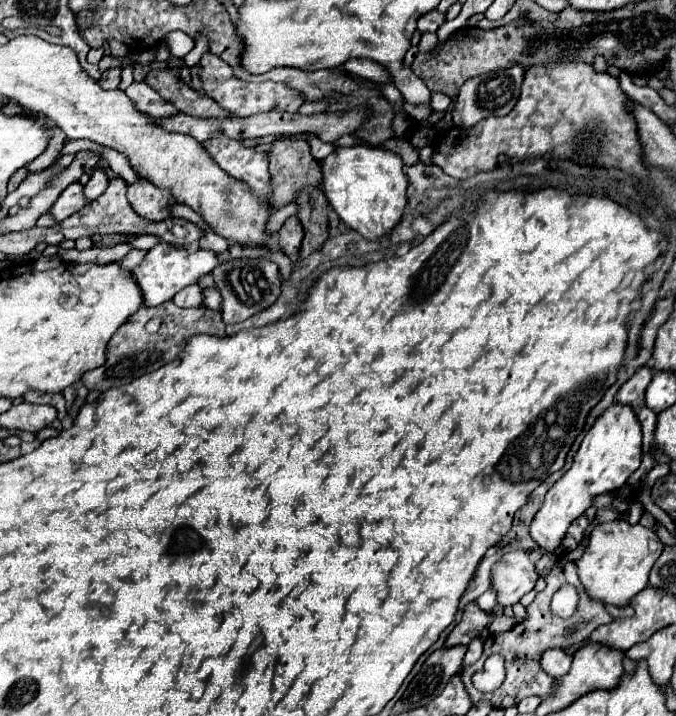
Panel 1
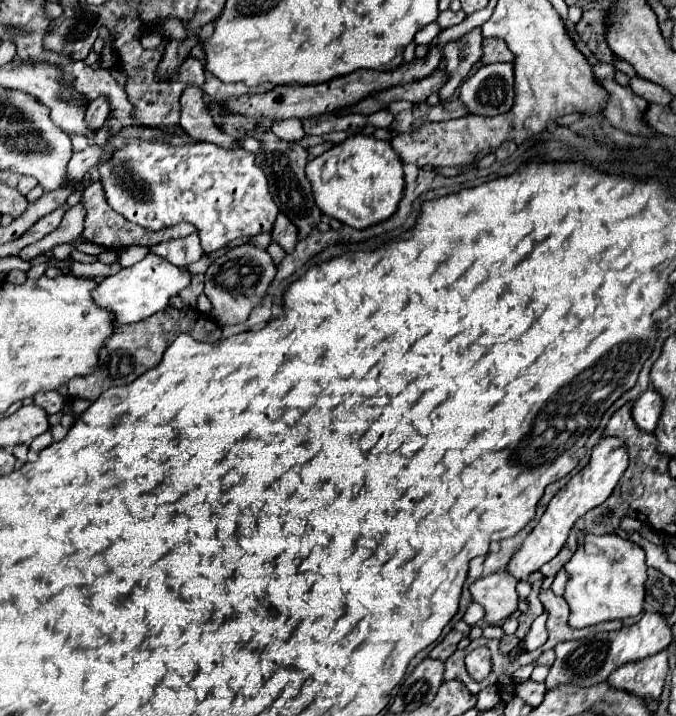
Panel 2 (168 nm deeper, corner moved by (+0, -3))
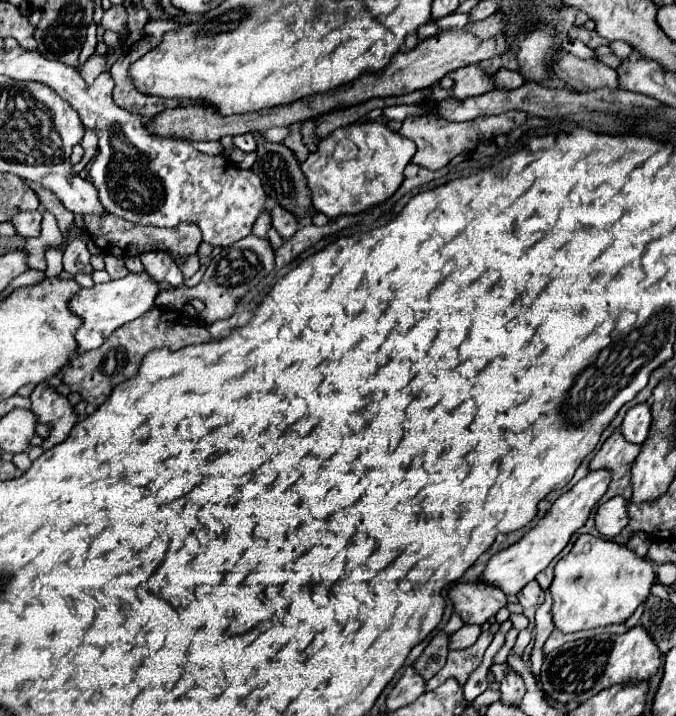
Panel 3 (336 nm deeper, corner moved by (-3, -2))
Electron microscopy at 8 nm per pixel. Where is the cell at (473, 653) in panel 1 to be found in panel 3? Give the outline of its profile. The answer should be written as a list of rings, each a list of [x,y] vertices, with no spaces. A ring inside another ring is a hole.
[[[462,626],[458,632],[454,632],[450,636],[450,650],[460,650],[460,648],[468,648],[476,642],[476,638],[480,636],[480,626]]]

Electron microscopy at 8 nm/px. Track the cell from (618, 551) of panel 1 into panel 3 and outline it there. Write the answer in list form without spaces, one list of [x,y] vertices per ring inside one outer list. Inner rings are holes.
[[[582,534],[574,548],[554,566],[554,580],[548,588],[552,594],[554,628],[568,634],[622,624],[648,598],[654,578],[656,574],[650,560],[638,558],[632,550],[612,540]]]

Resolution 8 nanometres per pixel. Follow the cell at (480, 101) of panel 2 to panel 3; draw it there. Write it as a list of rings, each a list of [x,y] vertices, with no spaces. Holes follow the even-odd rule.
[[[498,70],[496,72],[496,84],[498,84],[498,90],[514,90],[514,88],[520,88],[524,84],[524,78],[520,72],[512,72],[512,70]]]

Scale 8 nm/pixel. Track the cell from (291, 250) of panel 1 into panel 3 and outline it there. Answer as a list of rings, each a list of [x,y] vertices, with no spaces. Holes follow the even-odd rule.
[[[278,204],[270,210],[270,214],[272,214],[272,226],[278,230],[278,234],[280,234],[284,240],[292,238],[292,234],[298,230],[298,220],[296,220],[288,210],[280,208]]]

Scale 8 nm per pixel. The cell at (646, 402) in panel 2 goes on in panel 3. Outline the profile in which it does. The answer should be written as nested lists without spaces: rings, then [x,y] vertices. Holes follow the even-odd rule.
[[[638,404],[626,412],[626,418],[620,426],[622,436],[632,444],[642,444],[650,432],[652,416],[650,416],[650,404]]]

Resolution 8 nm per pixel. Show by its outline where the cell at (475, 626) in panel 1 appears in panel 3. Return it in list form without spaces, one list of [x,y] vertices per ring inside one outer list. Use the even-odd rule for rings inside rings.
[[[438,632],[430,644],[426,646],[426,650],[420,654],[420,658],[412,664],[412,668],[416,670],[416,674],[420,674],[424,680],[430,680],[434,674],[440,672],[440,668],[446,662],[446,654],[448,654],[448,636],[444,632]]]

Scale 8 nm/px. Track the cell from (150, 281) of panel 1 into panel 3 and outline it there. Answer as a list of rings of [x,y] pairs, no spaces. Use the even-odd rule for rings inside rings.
[[[146,272],[128,274],[126,278],[110,280],[106,284],[96,284],[90,290],[80,288],[68,304],[68,308],[82,320],[80,328],[76,330],[76,342],[78,342],[76,354],[98,348],[116,328],[120,328],[122,324],[126,324],[126,322],[142,316],[150,308],[154,308],[154,298],[158,292],[160,292],[158,284]]]

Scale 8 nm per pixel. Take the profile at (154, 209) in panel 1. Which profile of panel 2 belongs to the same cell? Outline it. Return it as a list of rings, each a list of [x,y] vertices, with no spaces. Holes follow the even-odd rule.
[[[131,139],[121,151],[101,161],[99,173],[111,209],[121,213],[131,223],[137,223],[149,231],[157,231],[177,225],[181,221],[189,221],[197,227],[201,237],[201,247],[205,253],[217,251],[219,247],[225,247],[227,243],[239,237],[271,231],[273,221],[277,219],[279,213],[273,195],[269,193],[269,181],[263,169],[257,167],[255,163],[255,153],[249,153],[243,147],[225,149],[221,145],[207,141],[201,141],[199,145],[195,143],[183,147],[169,147],[159,141]]]

